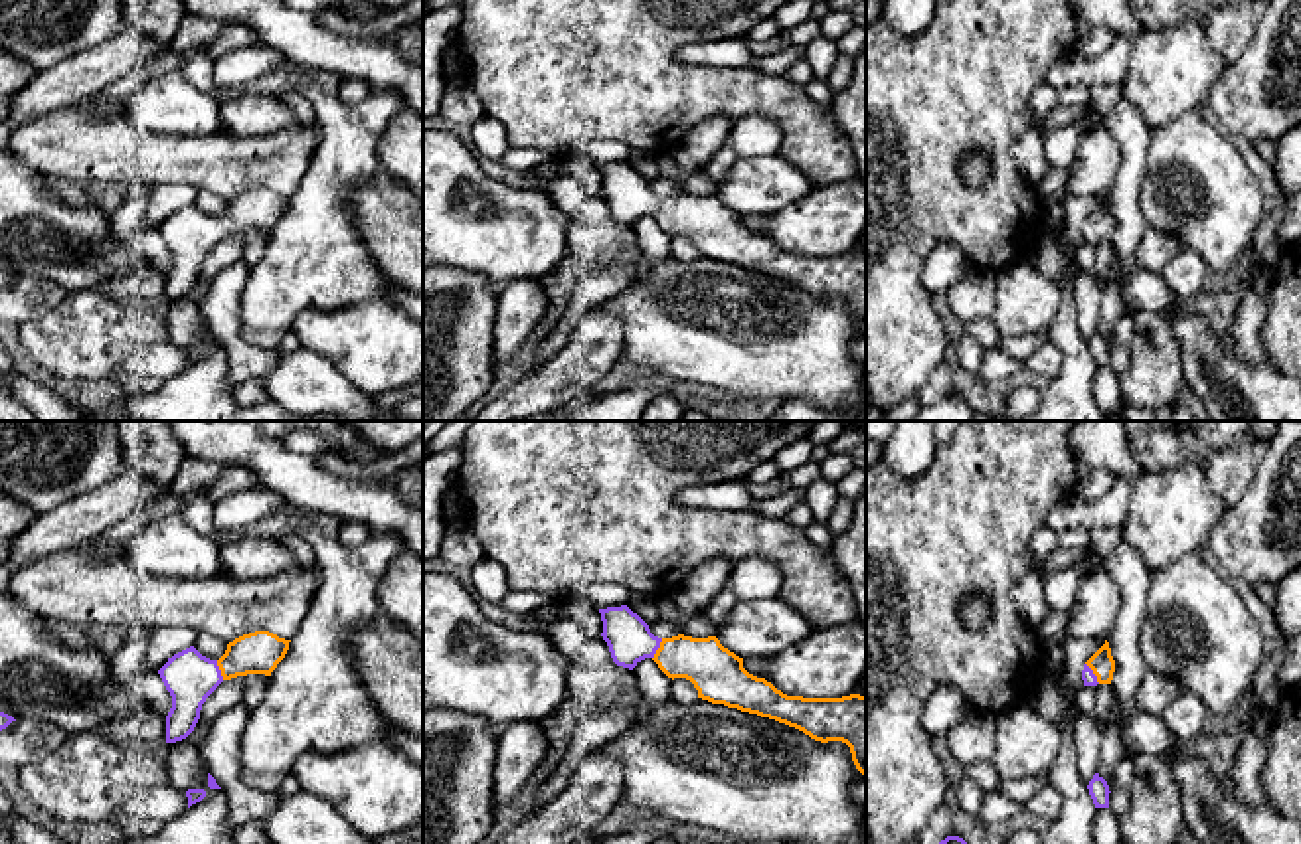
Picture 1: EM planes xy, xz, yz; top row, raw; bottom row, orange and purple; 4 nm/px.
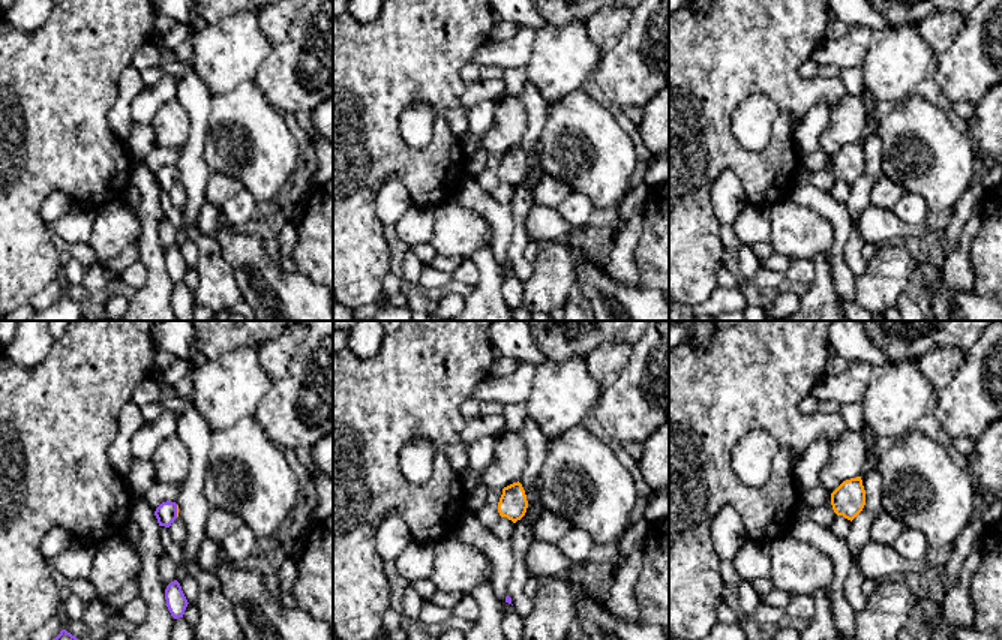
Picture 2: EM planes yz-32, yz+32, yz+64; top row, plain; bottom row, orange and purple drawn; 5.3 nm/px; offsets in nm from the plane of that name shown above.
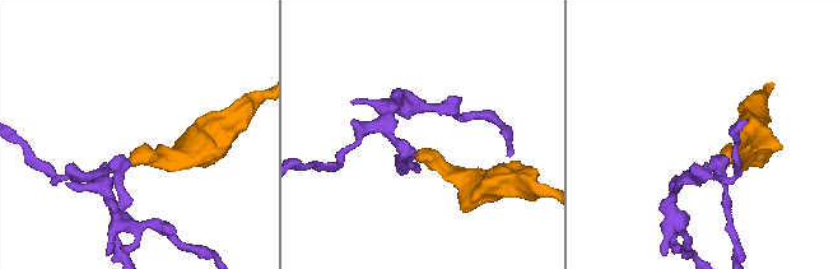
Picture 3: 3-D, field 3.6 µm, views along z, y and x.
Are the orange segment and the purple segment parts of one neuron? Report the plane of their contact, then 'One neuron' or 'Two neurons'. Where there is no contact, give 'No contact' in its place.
Touches orange in xz. One neuron

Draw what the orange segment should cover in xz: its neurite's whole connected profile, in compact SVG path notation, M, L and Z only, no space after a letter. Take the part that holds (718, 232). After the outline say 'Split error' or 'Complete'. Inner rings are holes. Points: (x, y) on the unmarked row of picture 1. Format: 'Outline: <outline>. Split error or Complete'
Outline: M627 162L599 170L601 194L617 223L633 227L652 215L668 235L690 237L702 257L775 277L821 300L842 298L866 334L866 253L787 253L765 235L749 231L743 215L724 206L716 194L658 196Z. Split error

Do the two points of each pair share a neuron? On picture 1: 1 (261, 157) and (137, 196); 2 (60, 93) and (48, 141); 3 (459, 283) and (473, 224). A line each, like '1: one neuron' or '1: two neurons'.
1: two neurons
2: two neurons
3: two neurons

